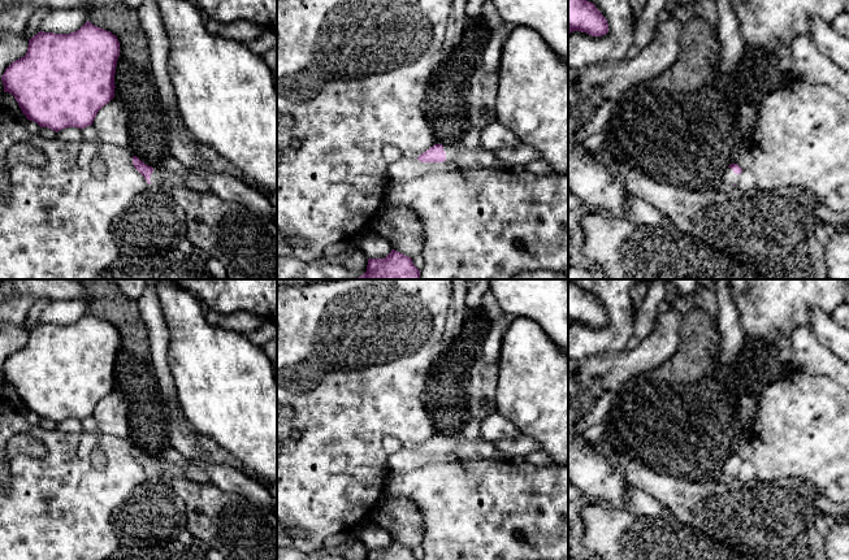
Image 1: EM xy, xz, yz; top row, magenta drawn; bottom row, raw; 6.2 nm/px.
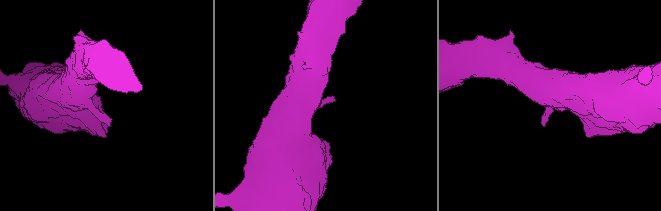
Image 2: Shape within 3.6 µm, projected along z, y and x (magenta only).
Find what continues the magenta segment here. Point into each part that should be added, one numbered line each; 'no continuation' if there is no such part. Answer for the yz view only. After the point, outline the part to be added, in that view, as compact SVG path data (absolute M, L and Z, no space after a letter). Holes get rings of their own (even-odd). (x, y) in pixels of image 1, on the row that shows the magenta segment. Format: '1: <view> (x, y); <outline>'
1: yz (731, 178); M728 168L724 173L724 182L727 186L737 185L740 174L736 174L732 168Z

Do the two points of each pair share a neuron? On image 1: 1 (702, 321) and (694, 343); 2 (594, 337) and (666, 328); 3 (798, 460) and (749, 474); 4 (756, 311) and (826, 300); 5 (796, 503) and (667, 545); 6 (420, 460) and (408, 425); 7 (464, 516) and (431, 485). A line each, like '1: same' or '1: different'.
1: same
2: different
3: different
4: same
5: different
6: different
7: same

